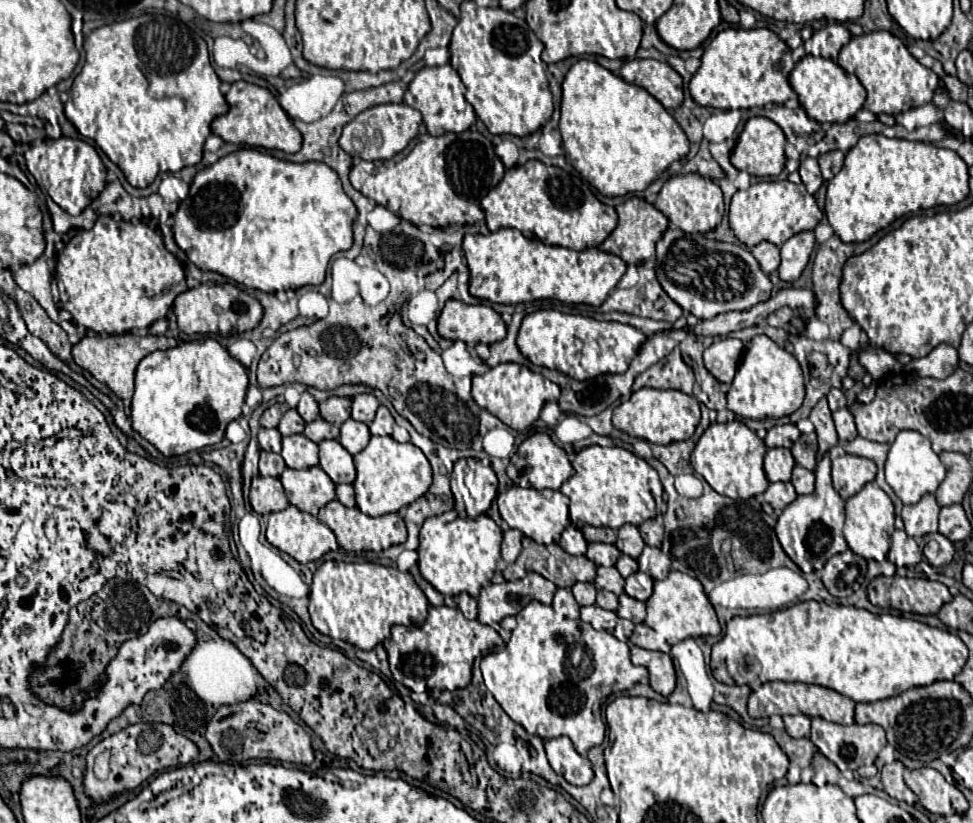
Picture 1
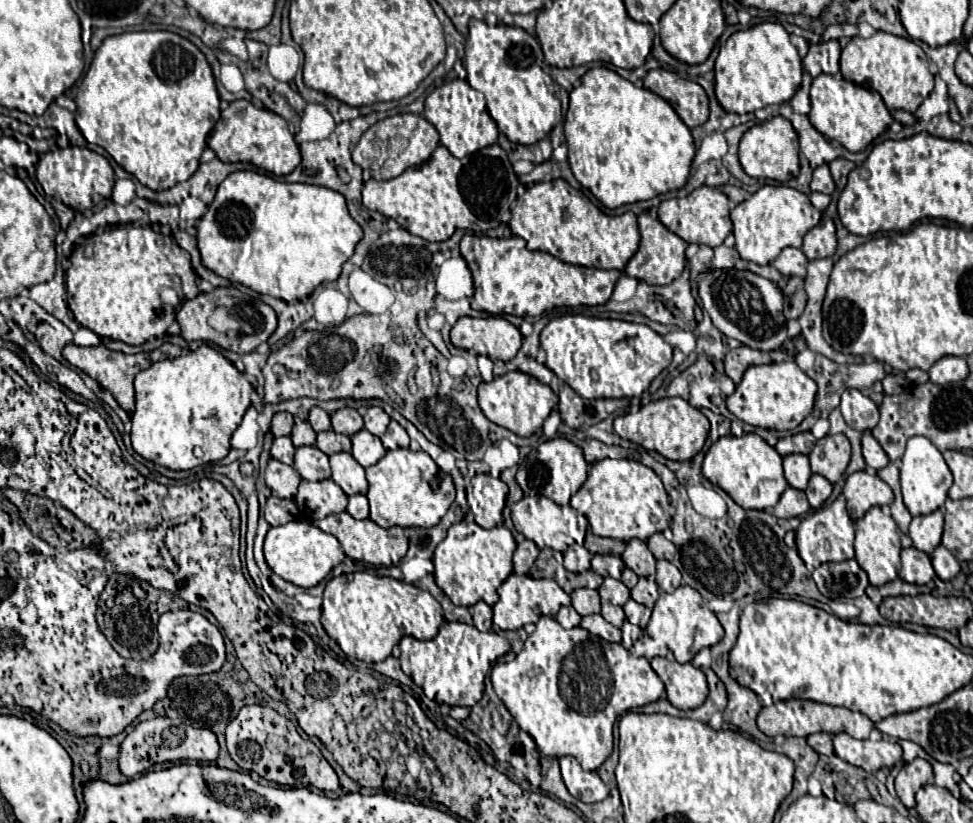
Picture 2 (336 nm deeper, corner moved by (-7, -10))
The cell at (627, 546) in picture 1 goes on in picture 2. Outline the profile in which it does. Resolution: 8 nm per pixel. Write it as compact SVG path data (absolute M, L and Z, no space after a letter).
M631 539L627 541L627 549L621 555L623 563L635 571L639 577L653 577L655 575L655 557L649 551L647 543L641 539Z

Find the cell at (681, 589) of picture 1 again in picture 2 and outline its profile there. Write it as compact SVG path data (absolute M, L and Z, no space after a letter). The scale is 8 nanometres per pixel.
M681 585L675 593L661 593L655 601L651 621L647 625L647 635L667 643L677 663L689 663L703 647L713 647L723 637L723 627L715 613L707 607L705 599L687 585Z

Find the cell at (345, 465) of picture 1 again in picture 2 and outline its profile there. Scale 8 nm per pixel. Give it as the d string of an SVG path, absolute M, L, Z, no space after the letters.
M337 453L331 455L331 479L347 493L347 495L357 495L357 493L367 493L367 479L365 479L365 469L353 459L351 453Z

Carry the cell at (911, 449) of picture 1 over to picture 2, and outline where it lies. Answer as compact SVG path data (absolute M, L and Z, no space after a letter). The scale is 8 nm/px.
M911 437L907 441L907 449L901 459L901 489L903 489L903 499L909 513L917 517L917 515L933 513L935 509L943 507L951 483L953 483L953 477L941 451L927 437Z

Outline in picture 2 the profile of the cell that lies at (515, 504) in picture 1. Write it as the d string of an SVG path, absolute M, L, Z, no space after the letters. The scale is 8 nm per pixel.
M535 495L535 497L523 497L521 501L511 507L511 516L515 529L523 533L529 541L533 541L539 549L555 549L555 551L565 551L569 545L577 543L583 545L588 530L588 521L585 516L573 511L571 507L561 507L555 501Z

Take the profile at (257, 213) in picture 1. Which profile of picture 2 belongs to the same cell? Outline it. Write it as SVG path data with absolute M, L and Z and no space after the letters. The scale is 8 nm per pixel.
M235 171L231 173L217 189L215 201L209 205L207 213L201 217L199 225L197 225L197 241L199 241L199 251L201 251L201 261L205 263L207 269L211 269L213 273L233 281L233 283L241 283L257 293L265 293L277 299L285 299L287 303L293 303L295 299L303 299L309 297L313 293L313 289L317 285L321 285L323 281L335 281L341 275L341 265L353 255L355 245L361 241L361 227L355 223L355 219L349 215L347 205L345 205L345 197L337 191L329 191L327 187L317 187L317 185L307 185L307 183L281 183L275 181L269 175L257 173L257 171Z

